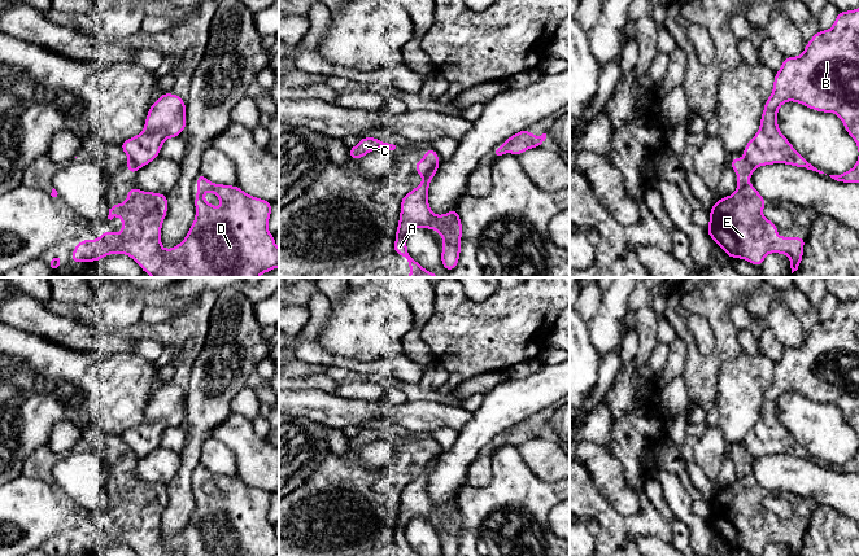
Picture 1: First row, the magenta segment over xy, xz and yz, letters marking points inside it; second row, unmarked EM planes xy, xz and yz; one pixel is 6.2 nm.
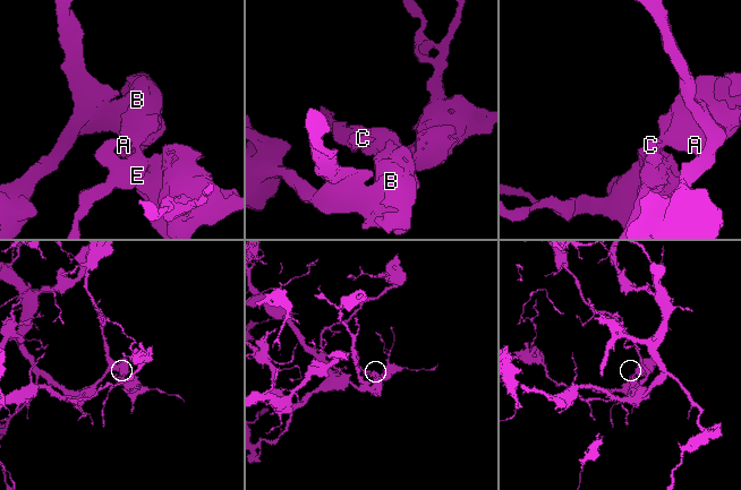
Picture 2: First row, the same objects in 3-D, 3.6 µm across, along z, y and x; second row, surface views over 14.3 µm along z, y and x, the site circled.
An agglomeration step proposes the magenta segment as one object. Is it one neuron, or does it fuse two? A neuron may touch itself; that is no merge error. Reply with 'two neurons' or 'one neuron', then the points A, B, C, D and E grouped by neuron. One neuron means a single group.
two neurons; groups A B / C D E

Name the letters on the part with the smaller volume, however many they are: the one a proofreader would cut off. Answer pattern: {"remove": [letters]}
{"remove": ["C", "D", "E"]}

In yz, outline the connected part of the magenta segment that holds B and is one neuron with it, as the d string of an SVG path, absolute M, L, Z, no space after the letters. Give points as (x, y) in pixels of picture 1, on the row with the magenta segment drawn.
M859 8L838 12L832 29L819 30L799 57L784 57L781 69L775 73L773 91L764 102L760 128L742 152L754 167L786 163L824 174L805 159L780 132L777 110L785 101L799 102L821 113L836 113L859 149Z

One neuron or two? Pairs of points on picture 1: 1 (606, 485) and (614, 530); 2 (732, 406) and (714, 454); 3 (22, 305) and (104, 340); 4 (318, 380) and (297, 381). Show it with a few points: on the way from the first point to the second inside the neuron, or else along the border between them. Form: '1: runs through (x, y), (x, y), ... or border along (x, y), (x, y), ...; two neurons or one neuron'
1: border along (591, 474), (592, 484), (619, 512), (636, 513); two neurons
2: border along (718, 425), (728, 445); two neurons
3: runs through (43, 323), (83, 337); one neuron
4: runs through (313, 381), (302, 381); one neuron

